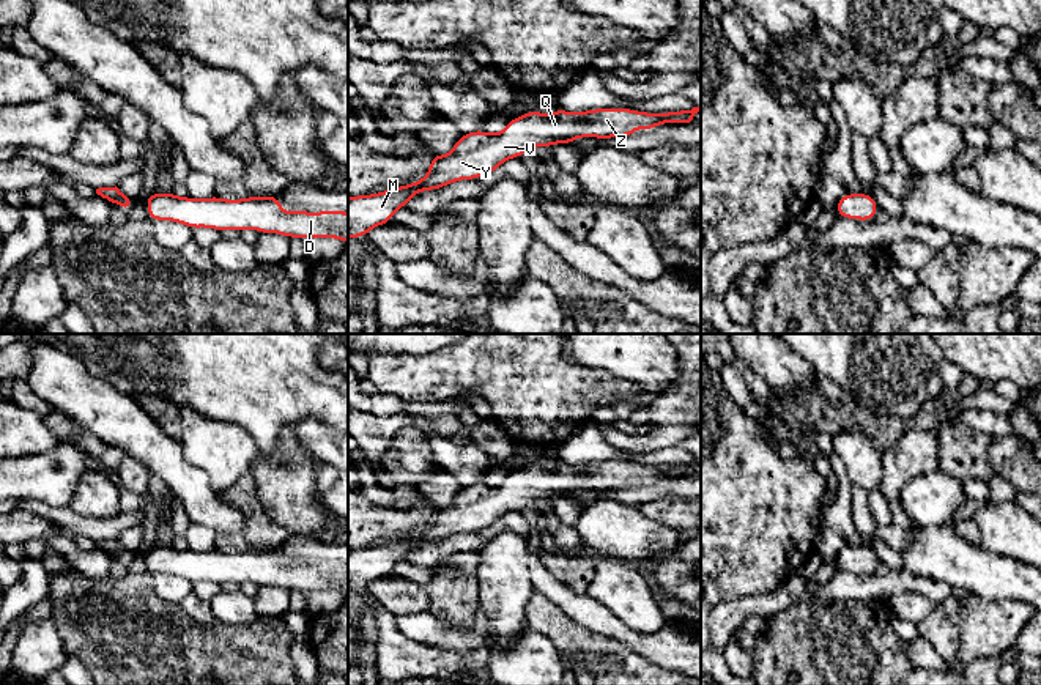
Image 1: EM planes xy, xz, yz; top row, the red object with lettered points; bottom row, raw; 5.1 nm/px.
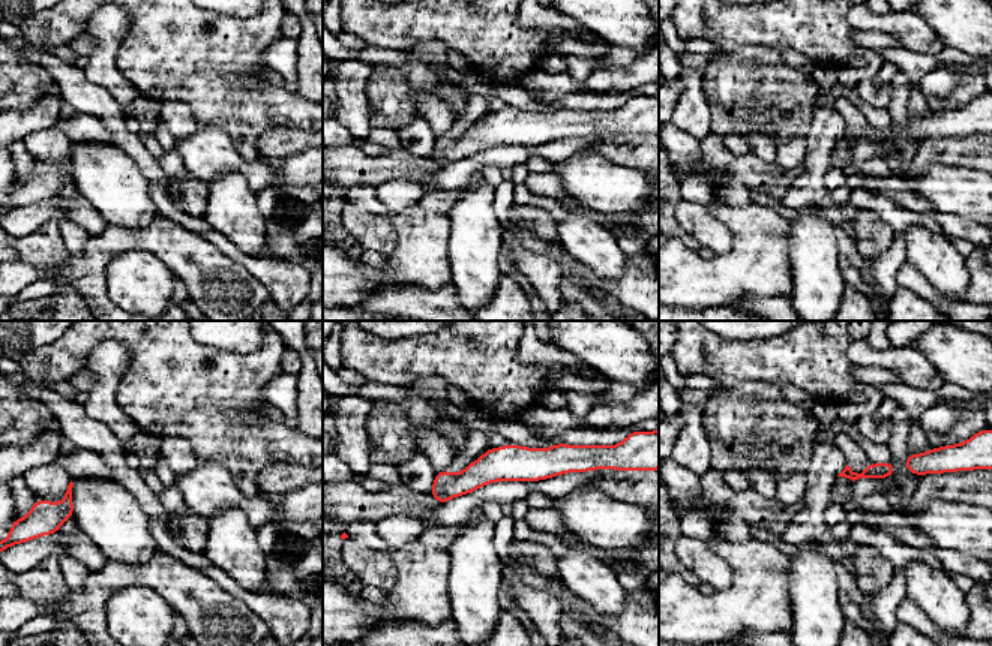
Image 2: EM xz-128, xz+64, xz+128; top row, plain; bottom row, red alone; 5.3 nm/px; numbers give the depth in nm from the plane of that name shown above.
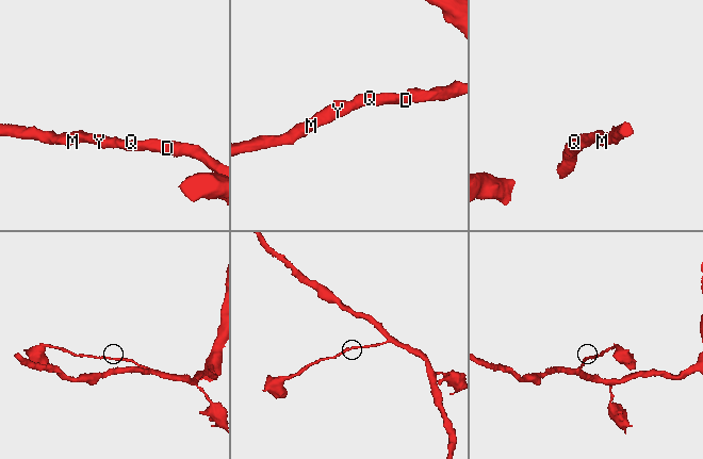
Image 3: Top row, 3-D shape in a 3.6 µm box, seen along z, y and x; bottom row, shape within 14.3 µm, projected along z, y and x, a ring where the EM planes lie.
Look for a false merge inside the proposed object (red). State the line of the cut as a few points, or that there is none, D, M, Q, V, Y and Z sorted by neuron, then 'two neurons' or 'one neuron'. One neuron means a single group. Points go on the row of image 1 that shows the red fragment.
cut none; groups D M Q V Y Z; one neuron

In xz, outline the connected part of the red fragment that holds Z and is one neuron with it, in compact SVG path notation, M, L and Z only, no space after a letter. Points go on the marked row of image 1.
M558 107L553 115L531 110L515 117L499 134L487 134L482 129L461 134L449 154L432 154L430 170L420 181L348 198L348 239L364 236L376 225L391 222L394 211L408 206L413 195L454 181L485 176L499 168L504 161L521 157L528 148L572 145L578 137L603 140L630 137L636 128L655 129L665 123L690 123L699 110L693 107L680 112L647 113L608 107L570 113Z

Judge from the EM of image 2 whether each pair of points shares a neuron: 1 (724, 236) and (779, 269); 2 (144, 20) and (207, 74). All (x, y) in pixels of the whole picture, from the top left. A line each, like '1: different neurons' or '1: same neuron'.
1: different neurons
2: same neuron

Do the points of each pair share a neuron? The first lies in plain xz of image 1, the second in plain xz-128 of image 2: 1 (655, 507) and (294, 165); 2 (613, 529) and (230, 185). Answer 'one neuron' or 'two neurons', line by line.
1: two neurons
2: two neurons

